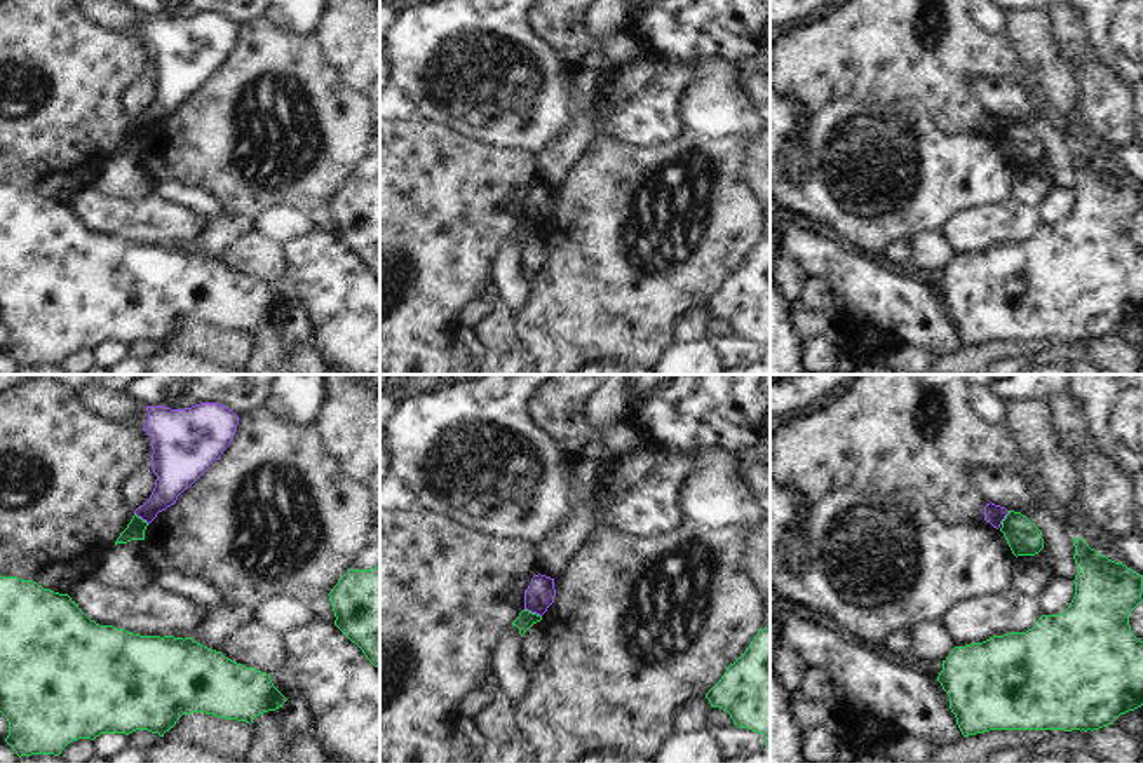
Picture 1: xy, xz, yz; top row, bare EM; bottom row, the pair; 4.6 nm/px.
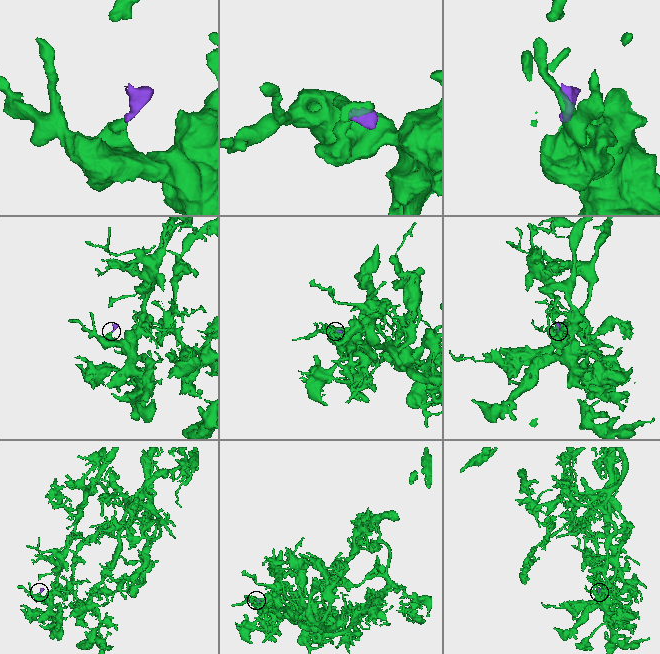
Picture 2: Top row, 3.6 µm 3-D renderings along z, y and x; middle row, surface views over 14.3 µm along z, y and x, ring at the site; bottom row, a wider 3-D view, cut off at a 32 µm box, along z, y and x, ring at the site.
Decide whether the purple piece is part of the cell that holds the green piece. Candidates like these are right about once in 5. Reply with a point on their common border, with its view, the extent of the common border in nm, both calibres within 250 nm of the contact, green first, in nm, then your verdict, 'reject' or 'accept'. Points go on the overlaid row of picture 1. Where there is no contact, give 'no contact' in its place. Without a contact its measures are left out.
xz (534, 614) | 90 nm | 80/140 nm | reject

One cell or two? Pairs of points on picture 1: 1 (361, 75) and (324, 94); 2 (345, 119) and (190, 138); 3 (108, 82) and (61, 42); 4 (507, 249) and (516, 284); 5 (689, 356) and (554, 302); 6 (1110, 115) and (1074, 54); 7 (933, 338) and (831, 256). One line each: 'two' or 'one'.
1: two
2: one
3: one
4: one
5: two
6: one
7: one

